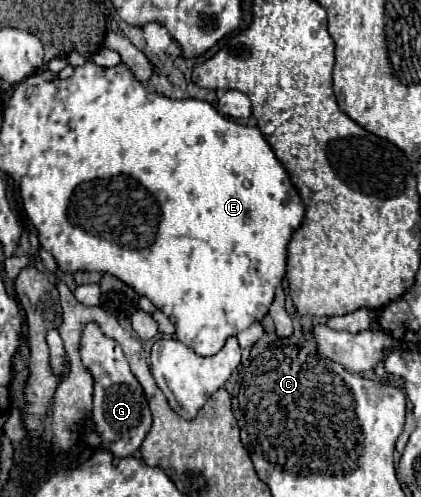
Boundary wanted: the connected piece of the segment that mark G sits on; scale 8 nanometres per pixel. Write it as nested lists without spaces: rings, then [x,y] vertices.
[[[93,322],[85,326],[81,336],[81,360],[95,380],[91,418],[97,432],[101,434],[99,448],[111,448],[113,442],[123,438],[123,456],[131,456],[141,446],[151,428],[151,412],[141,384],[131,374],[121,346],[115,340],[103,336],[99,326]]]

